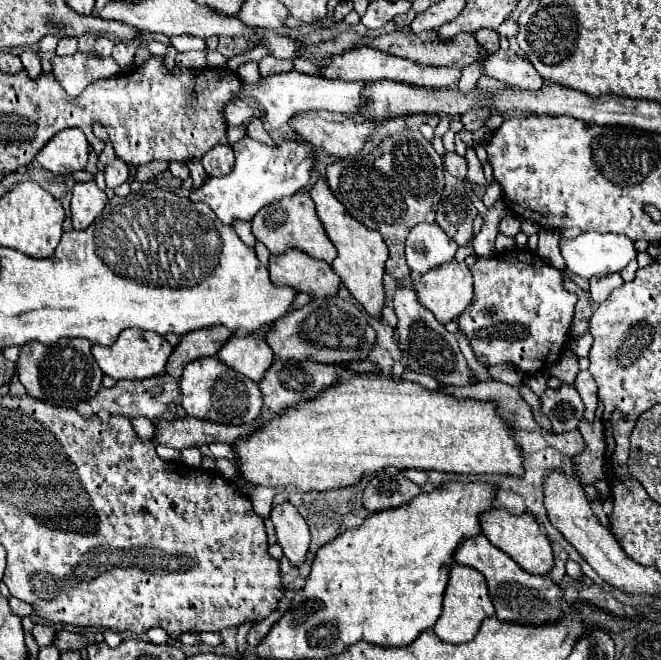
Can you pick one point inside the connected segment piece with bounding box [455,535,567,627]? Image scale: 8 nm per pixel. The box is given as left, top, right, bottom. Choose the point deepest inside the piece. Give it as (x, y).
(519, 597)

